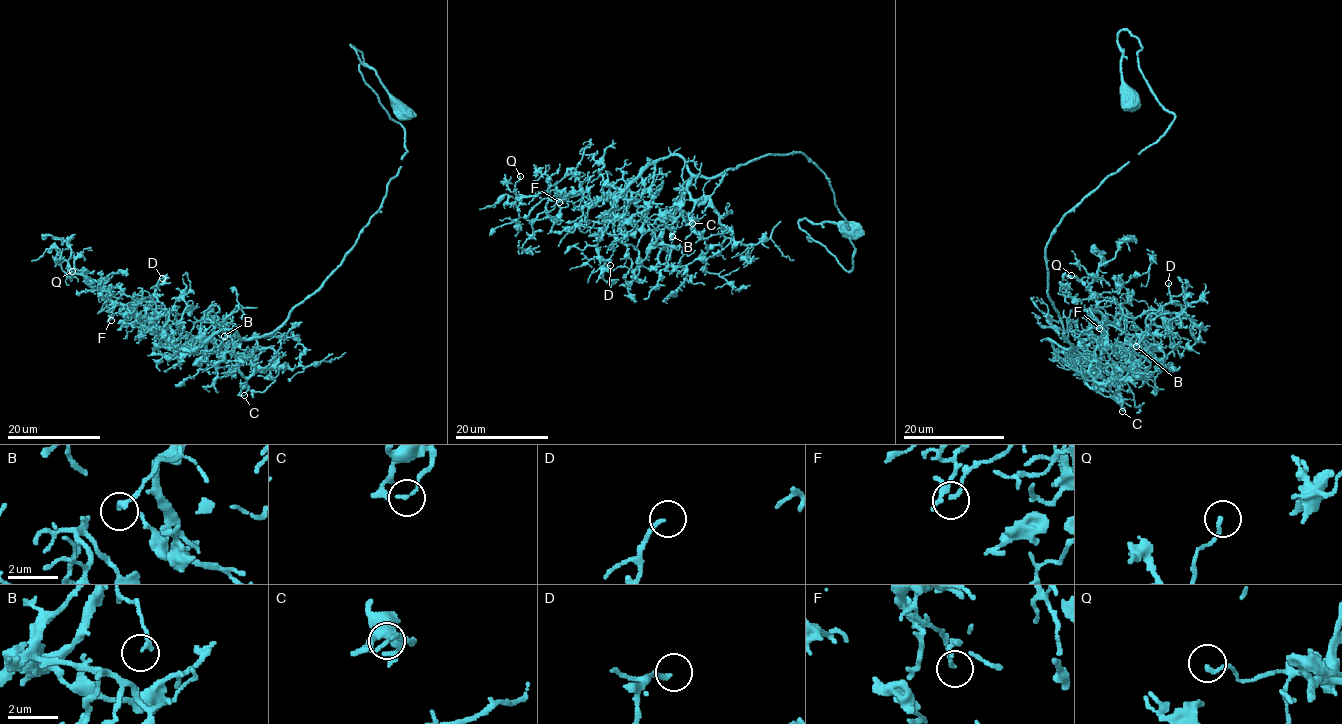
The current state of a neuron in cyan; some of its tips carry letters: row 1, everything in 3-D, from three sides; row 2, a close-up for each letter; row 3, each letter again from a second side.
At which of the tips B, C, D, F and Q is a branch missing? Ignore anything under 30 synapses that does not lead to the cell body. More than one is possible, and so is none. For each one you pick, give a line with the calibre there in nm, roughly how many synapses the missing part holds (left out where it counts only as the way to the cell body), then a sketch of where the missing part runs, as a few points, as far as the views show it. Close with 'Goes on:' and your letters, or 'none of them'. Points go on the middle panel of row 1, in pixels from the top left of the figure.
Goes on: none of them

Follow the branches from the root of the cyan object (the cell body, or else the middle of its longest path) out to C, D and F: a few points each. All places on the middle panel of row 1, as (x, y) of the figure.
C: (848, 229), (799, 222), (850, 271), (847, 221), (802, 153), (690, 177), (692, 223)
D: (848, 229), (799, 222), (850, 271), (802, 153), (711, 177), (667, 155), (610, 189), (610, 265)
F: (848, 229), (799, 222), (850, 271), (847, 221), (802, 153), (711, 177), (667, 155), (590, 207), (559, 202)

